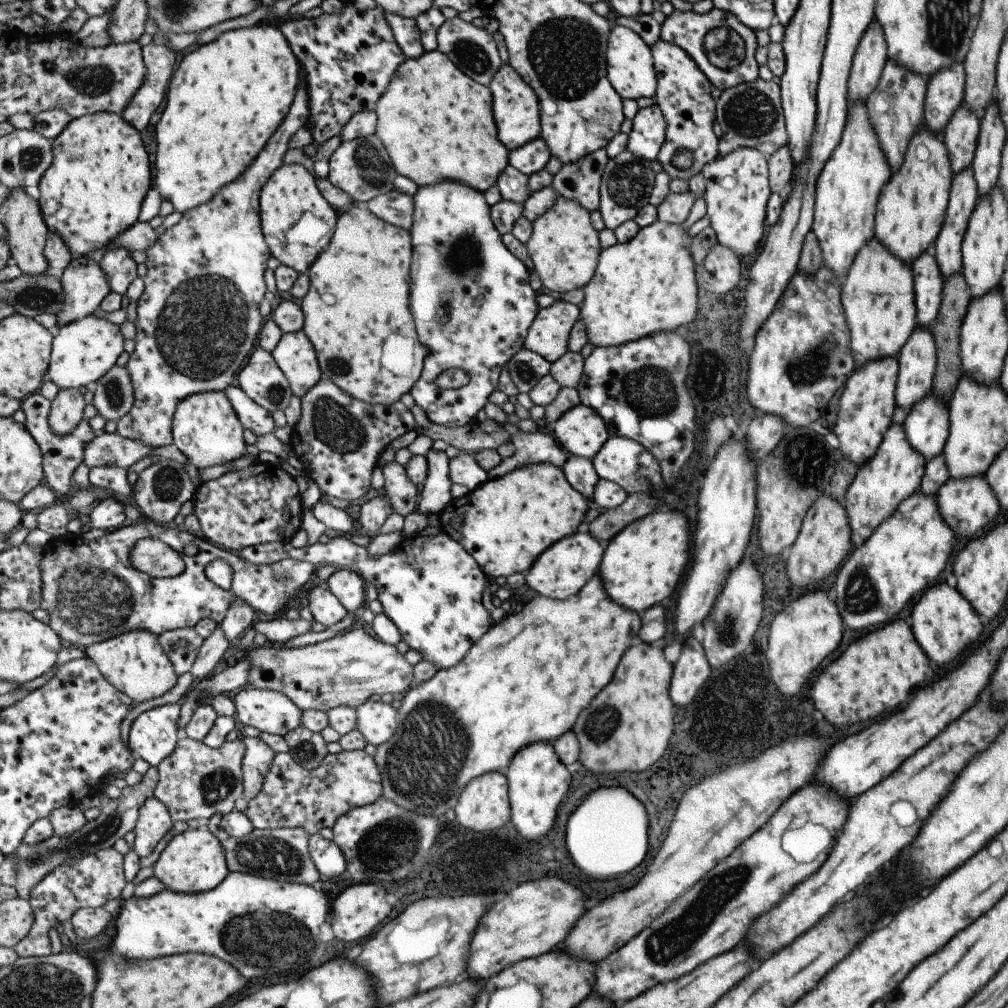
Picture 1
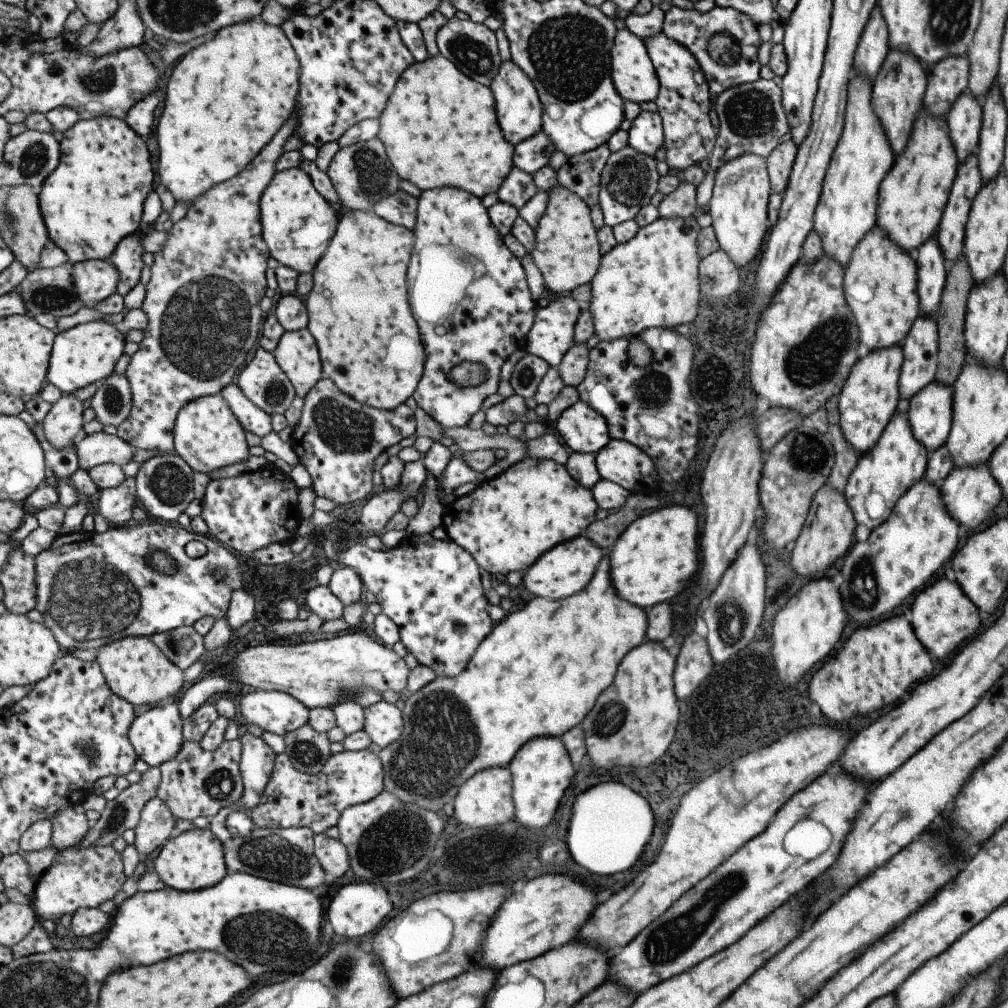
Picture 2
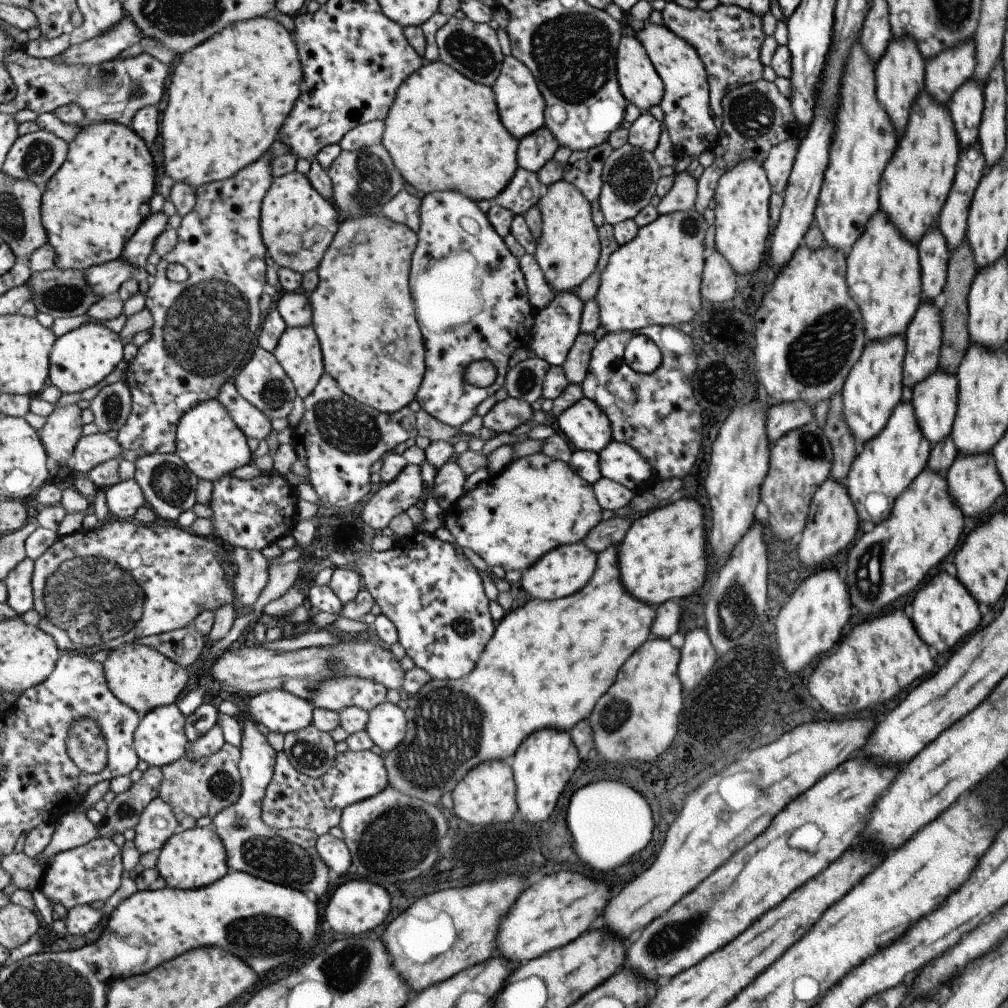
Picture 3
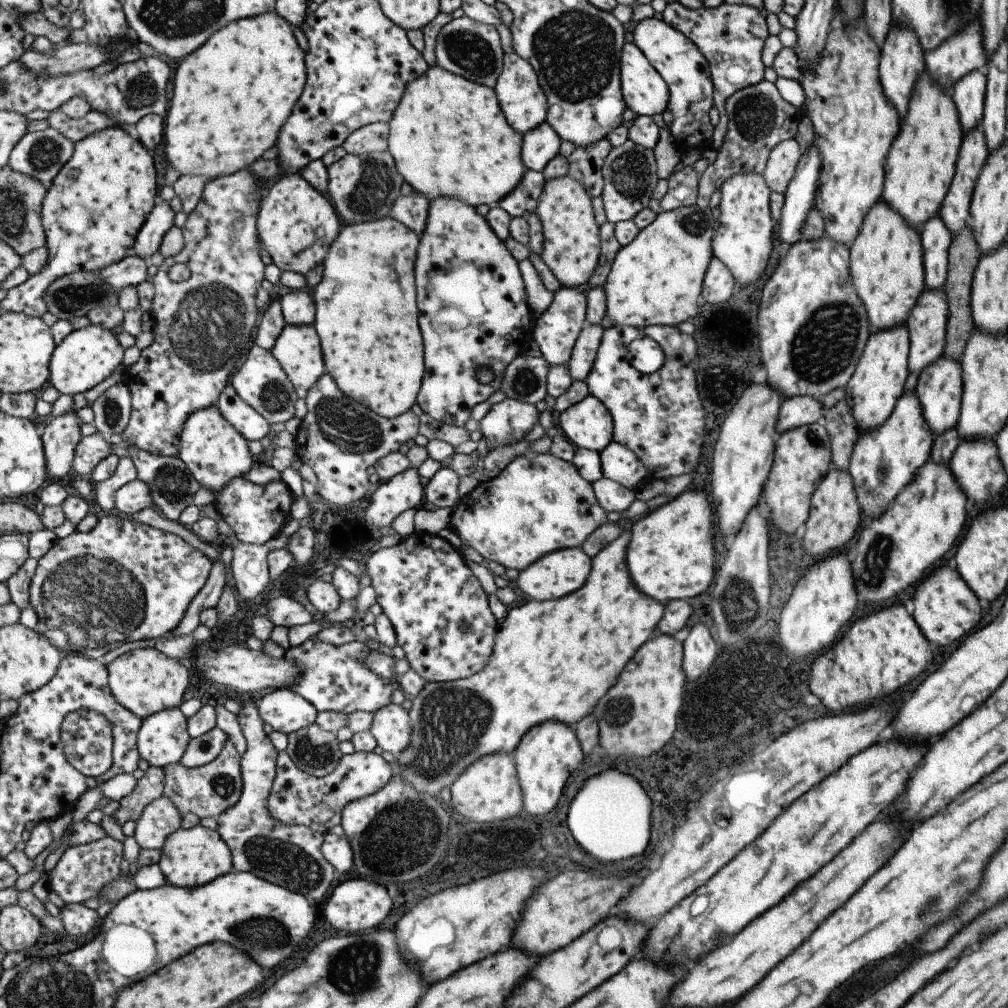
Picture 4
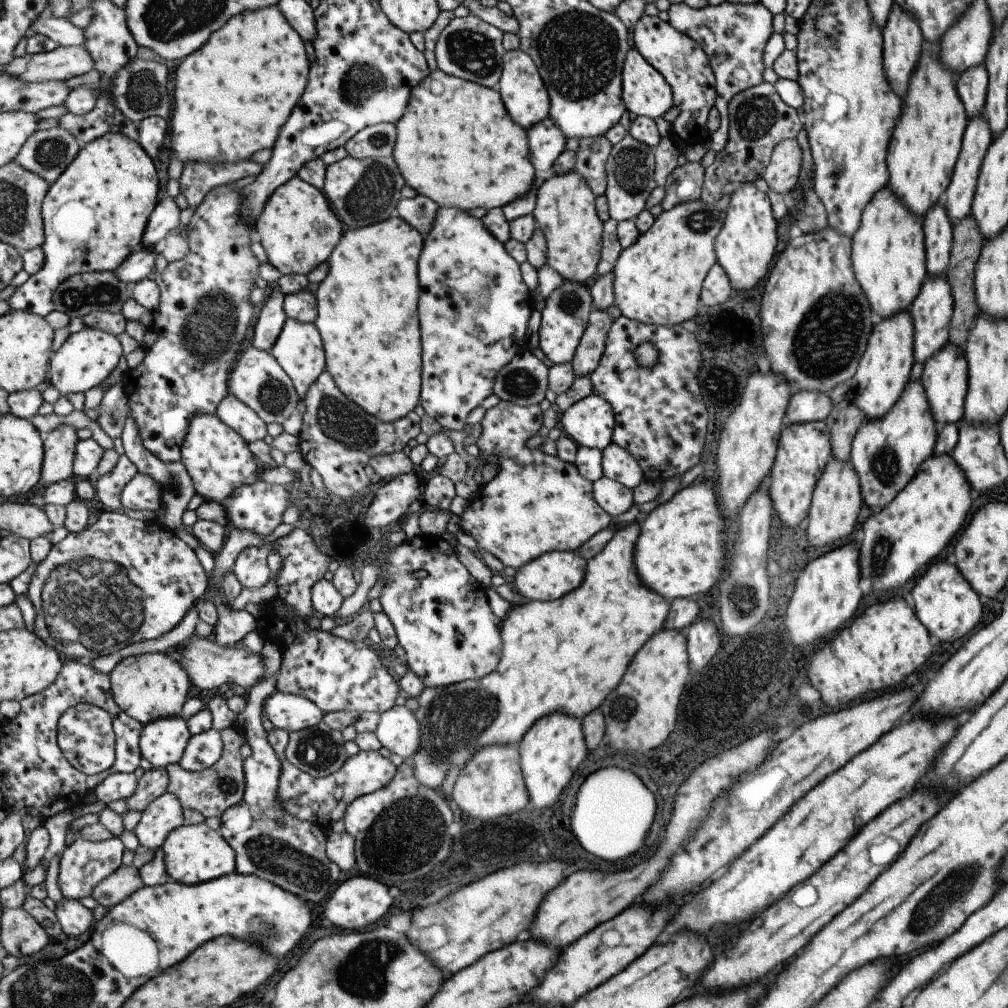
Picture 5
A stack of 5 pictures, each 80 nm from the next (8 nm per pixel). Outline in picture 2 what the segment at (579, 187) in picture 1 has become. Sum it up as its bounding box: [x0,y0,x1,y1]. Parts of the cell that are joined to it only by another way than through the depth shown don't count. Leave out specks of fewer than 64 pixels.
[558,144,609,208]

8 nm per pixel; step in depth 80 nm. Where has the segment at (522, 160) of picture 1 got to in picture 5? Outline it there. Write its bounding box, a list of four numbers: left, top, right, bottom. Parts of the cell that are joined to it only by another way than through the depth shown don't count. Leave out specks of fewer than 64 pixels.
[528,116,567,172]

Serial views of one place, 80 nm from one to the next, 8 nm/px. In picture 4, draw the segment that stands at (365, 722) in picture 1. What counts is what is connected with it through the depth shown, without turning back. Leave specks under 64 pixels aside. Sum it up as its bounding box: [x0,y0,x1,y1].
[371,703,414,756]

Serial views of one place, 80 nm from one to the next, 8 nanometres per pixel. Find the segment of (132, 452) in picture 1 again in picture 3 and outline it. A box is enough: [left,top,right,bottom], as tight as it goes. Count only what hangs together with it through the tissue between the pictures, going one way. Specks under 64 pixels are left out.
[71,432,123,474]

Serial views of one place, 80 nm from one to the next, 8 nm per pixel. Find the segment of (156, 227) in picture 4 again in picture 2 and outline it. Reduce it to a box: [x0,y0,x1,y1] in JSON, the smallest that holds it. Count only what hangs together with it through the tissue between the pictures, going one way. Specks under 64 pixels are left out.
[110,233,145,296]

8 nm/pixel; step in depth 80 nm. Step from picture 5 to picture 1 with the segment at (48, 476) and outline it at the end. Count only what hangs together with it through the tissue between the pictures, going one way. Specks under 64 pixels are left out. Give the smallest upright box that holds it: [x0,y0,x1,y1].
[49,389,87,437]

